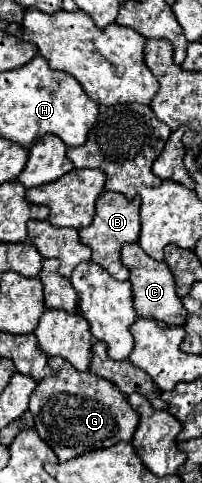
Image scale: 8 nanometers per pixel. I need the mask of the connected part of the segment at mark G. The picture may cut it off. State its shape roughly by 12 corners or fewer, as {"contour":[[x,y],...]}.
{"contour":[[62,357],[30,397],[60,463],[134,437],[114,383]]}

